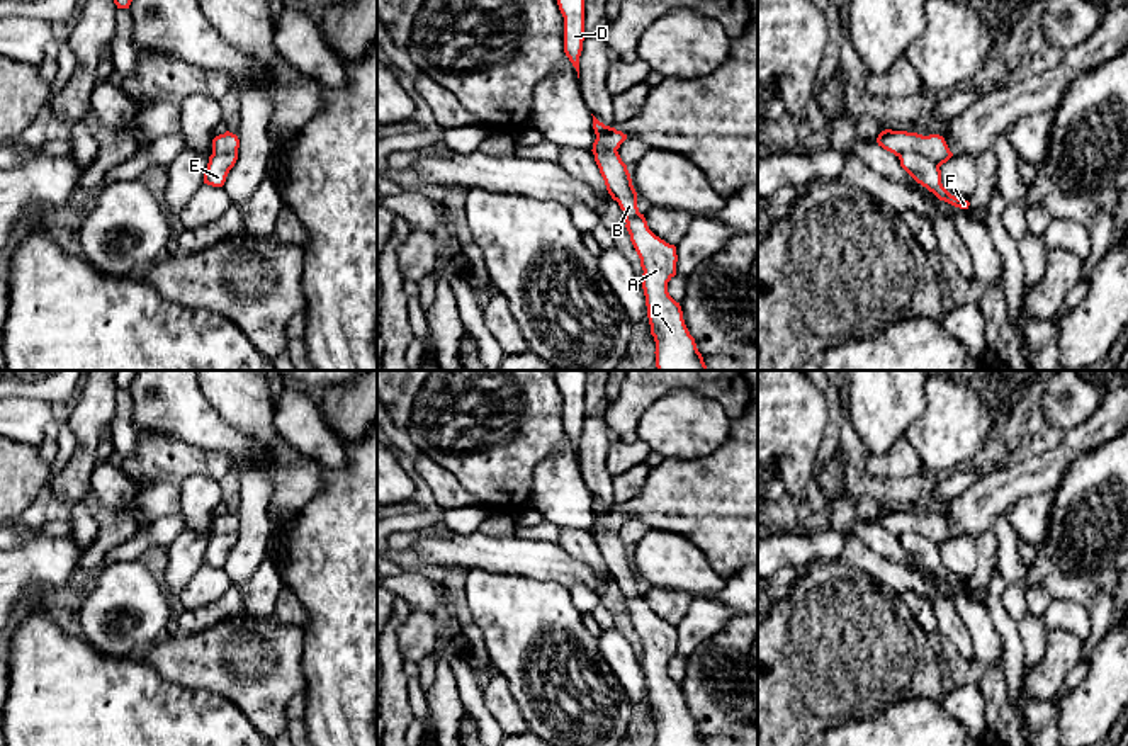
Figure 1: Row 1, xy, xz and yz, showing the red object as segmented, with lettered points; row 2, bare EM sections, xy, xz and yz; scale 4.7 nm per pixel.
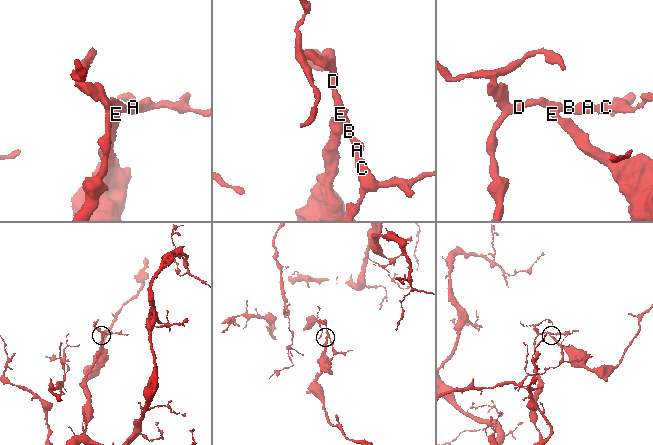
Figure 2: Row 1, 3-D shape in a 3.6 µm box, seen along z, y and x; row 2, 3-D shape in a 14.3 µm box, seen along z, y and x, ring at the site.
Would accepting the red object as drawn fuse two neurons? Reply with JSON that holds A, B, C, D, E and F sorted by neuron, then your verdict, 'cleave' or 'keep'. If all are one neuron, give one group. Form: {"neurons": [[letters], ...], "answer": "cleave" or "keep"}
{"neurons": [["A", "B", "C", "D", "E", "F"]], "answer": "keep"}

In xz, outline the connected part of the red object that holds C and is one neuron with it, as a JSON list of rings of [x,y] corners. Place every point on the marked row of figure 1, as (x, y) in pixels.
[[[593,116],[596,139],[595,161],[606,190],[625,214],[625,228],[640,258],[642,289],[646,296],[651,335],[656,342],[657,370],[708,370],[695,338],[690,335],[680,302],[668,292],[668,282],[676,275],[676,246],[656,236],[637,207],[637,192],[627,165],[618,155],[627,134],[605,126]]]

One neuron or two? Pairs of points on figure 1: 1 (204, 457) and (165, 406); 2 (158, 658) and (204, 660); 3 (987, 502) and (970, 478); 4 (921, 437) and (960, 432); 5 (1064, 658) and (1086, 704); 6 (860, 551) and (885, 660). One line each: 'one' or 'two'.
1: two
2: one
3: two
4: one
5: two
6: two

